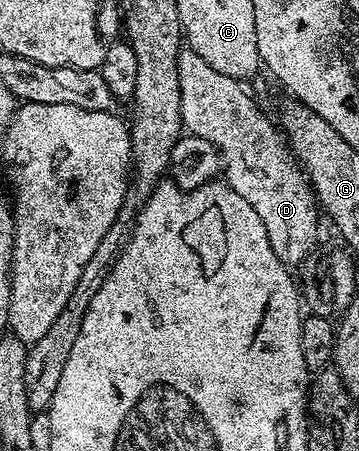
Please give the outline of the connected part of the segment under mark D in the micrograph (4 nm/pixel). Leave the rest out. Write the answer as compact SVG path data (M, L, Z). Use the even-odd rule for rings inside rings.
M190 49L181 50L178 57L178 85L183 130L189 135L210 141L220 150L223 178L234 189L234 193L238 193L238 197L246 197L246 201L254 205L254 213L262 217L262 225L266 225L266 237L270 237L270 245L280 260L286 265L303 264L313 254L312 246L316 243L318 200L279 126L272 124L271 117L240 88L243 87L241 80L218 73L218 69L210 69L210 65L206 65L206 61L202 61L202 57Z

